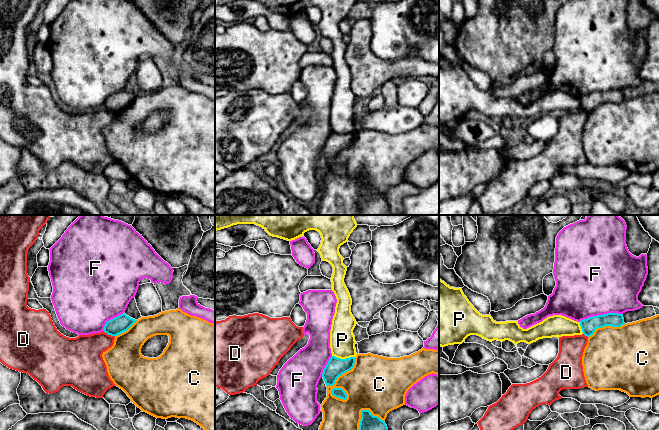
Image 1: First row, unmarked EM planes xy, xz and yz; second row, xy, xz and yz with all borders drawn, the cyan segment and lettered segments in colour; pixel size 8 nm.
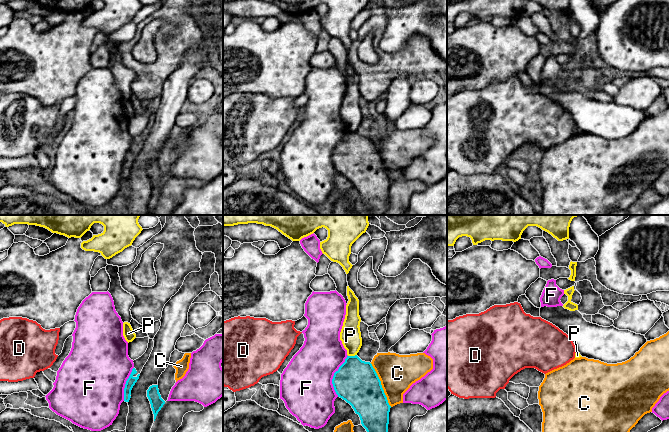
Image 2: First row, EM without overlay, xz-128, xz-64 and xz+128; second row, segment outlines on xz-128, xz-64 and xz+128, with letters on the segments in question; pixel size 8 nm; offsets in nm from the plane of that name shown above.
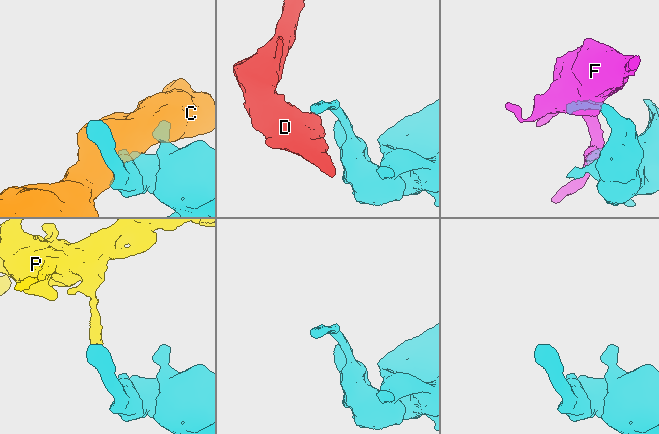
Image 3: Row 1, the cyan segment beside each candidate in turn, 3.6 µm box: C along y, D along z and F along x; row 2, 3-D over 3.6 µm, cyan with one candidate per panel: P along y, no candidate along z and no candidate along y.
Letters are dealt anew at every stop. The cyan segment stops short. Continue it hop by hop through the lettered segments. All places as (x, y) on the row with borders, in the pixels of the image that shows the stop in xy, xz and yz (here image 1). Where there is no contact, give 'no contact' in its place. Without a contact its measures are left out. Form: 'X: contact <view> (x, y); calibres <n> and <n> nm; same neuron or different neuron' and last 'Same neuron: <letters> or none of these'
C: contact xz (340, 375); calibres 150 and 380 nm; different neuron
D: contact xy (109, 334); calibres 140 and 280 nm; different neuron
F: contact yz (600, 315); calibres 120 and 500 nm; different neuron
P: contact xz (343, 359); calibres 150 and 200 nm; different neuron
Same neuron: none of these

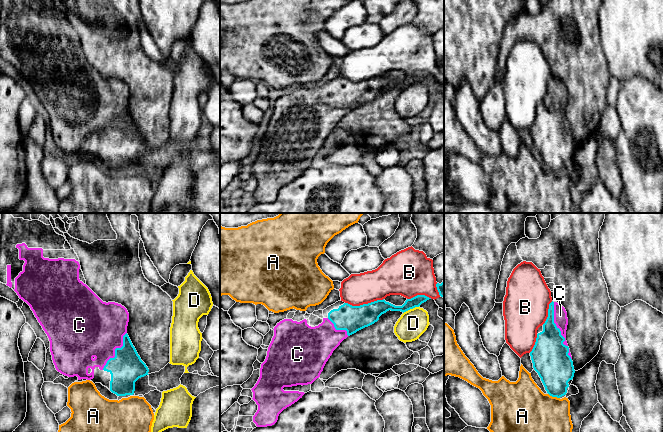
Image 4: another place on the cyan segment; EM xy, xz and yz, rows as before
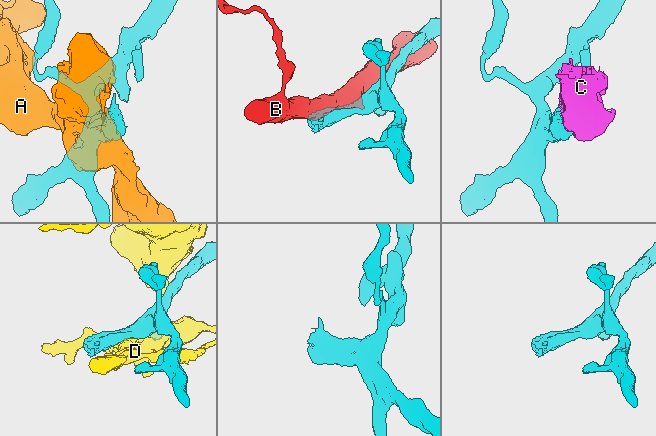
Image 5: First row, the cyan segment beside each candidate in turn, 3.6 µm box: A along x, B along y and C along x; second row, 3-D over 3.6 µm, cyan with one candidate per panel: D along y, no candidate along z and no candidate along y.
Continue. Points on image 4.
A: contact yz (554, 396); calibres 300 and 380 nm; different neuron
B: contact xz (364, 304); calibres 200 and 260 nm; different neuron
C: contact yz (555, 325); calibres 300 and 110 nm; same neuron
D: contact xz (410, 308); calibres 120 and 220 nm; different neuron
Same neuron: C

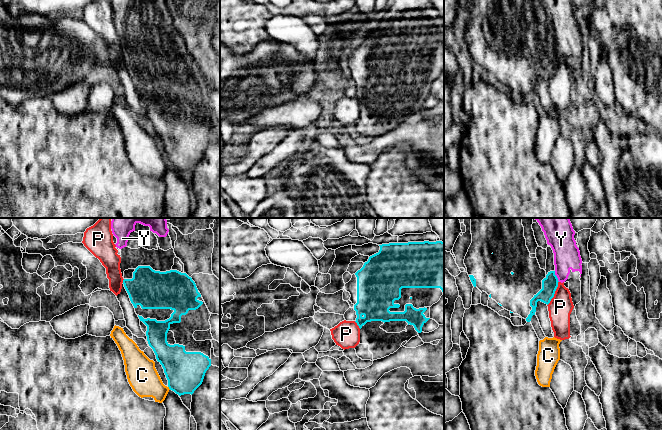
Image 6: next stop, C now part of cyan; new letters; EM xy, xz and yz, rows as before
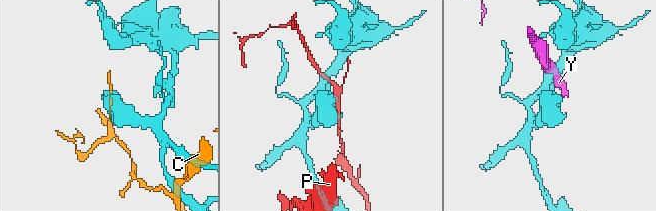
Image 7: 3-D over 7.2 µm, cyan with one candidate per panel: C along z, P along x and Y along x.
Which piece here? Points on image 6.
C: contact xy (169, 388); calibres 320 and 240 nm; different neuron
P: contact yz (554, 293); calibres 130 and 190 nm; different neuron
Y: contact yz (556, 276); calibres 130 and 200 nm; same neuron
Same neuron: Y

